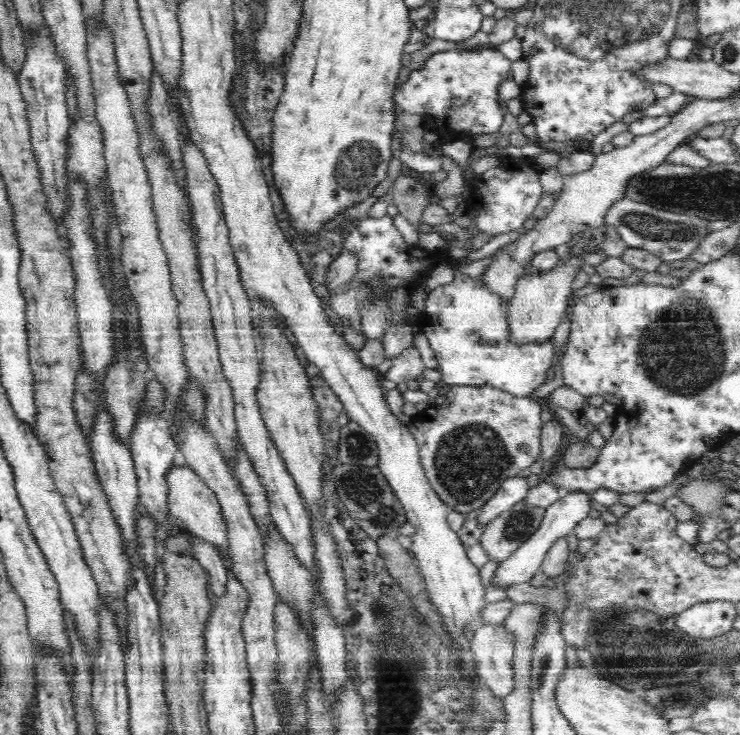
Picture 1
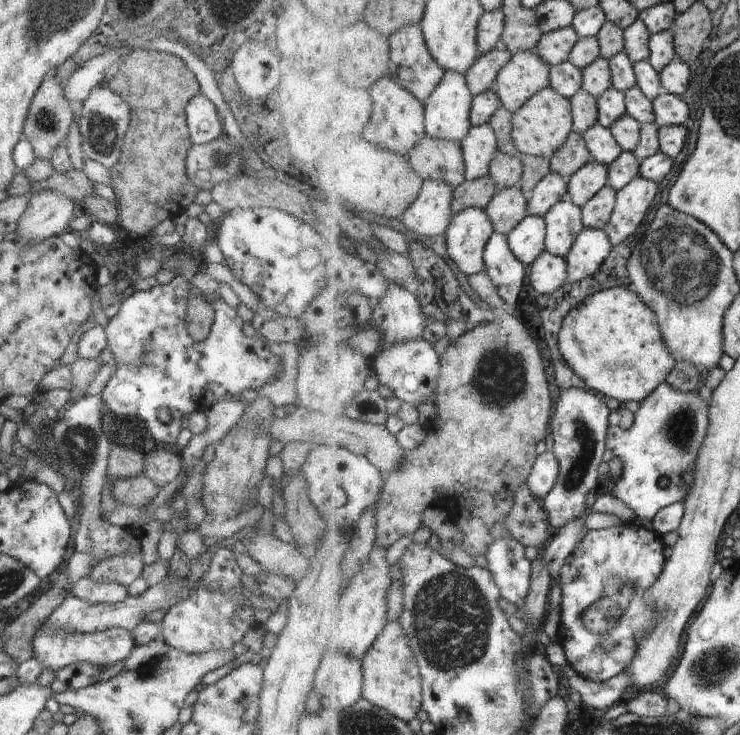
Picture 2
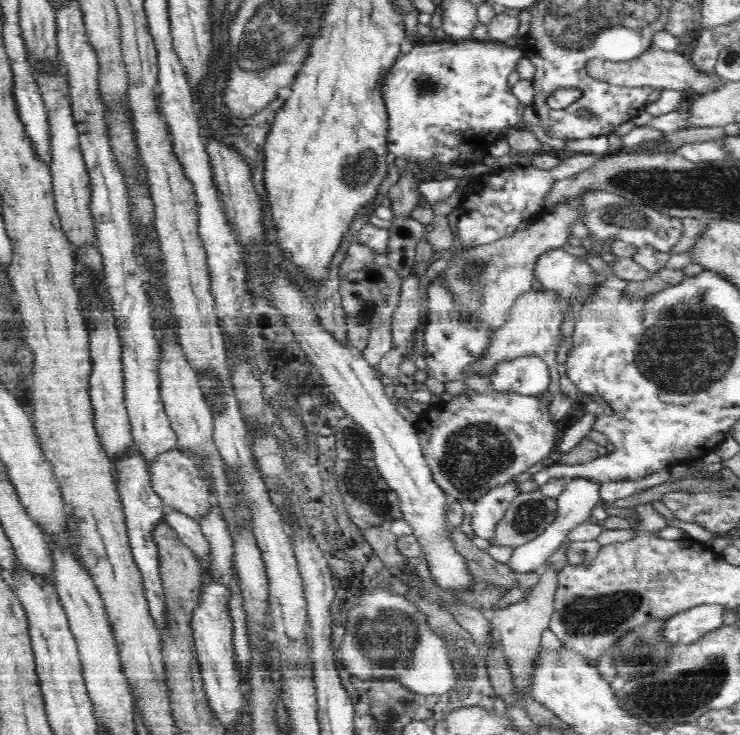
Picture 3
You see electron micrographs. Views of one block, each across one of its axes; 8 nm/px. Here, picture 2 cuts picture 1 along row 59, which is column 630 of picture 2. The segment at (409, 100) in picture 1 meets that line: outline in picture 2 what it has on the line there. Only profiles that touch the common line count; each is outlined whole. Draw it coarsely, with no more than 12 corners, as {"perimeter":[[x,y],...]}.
{"perimeter":[[670,382],[607,449],[612,495],[654,521],[685,502],[711,403]]}

